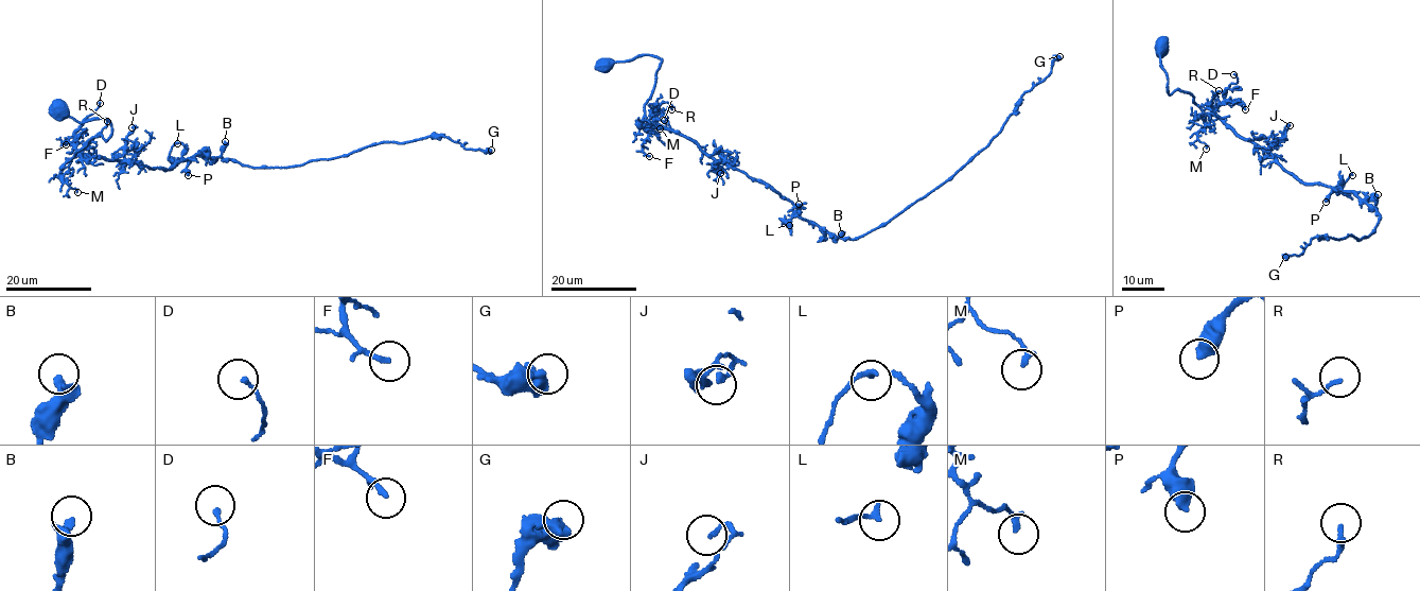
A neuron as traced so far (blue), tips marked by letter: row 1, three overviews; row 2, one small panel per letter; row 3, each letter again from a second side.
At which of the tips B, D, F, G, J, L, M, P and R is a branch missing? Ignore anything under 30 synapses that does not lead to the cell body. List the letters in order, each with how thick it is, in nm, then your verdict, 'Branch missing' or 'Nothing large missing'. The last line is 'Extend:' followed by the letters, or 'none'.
B: Thickness 360 nm. Nothing large missing
D: Thickness 140 nm. Nothing large missing
F: Thickness 140 nm. Nothing large missing
G: Thickness 400 nm. Nothing large missing
J: Thickness 170 nm. Nothing large missing
L: Thickness 190 nm. Nothing large missing
M: Thickness 170 nm. Nothing large missing
P: Thickness 500 nm. Nothing large missing
R: Thickness 130 nm. Nothing large missing
Extend: none

